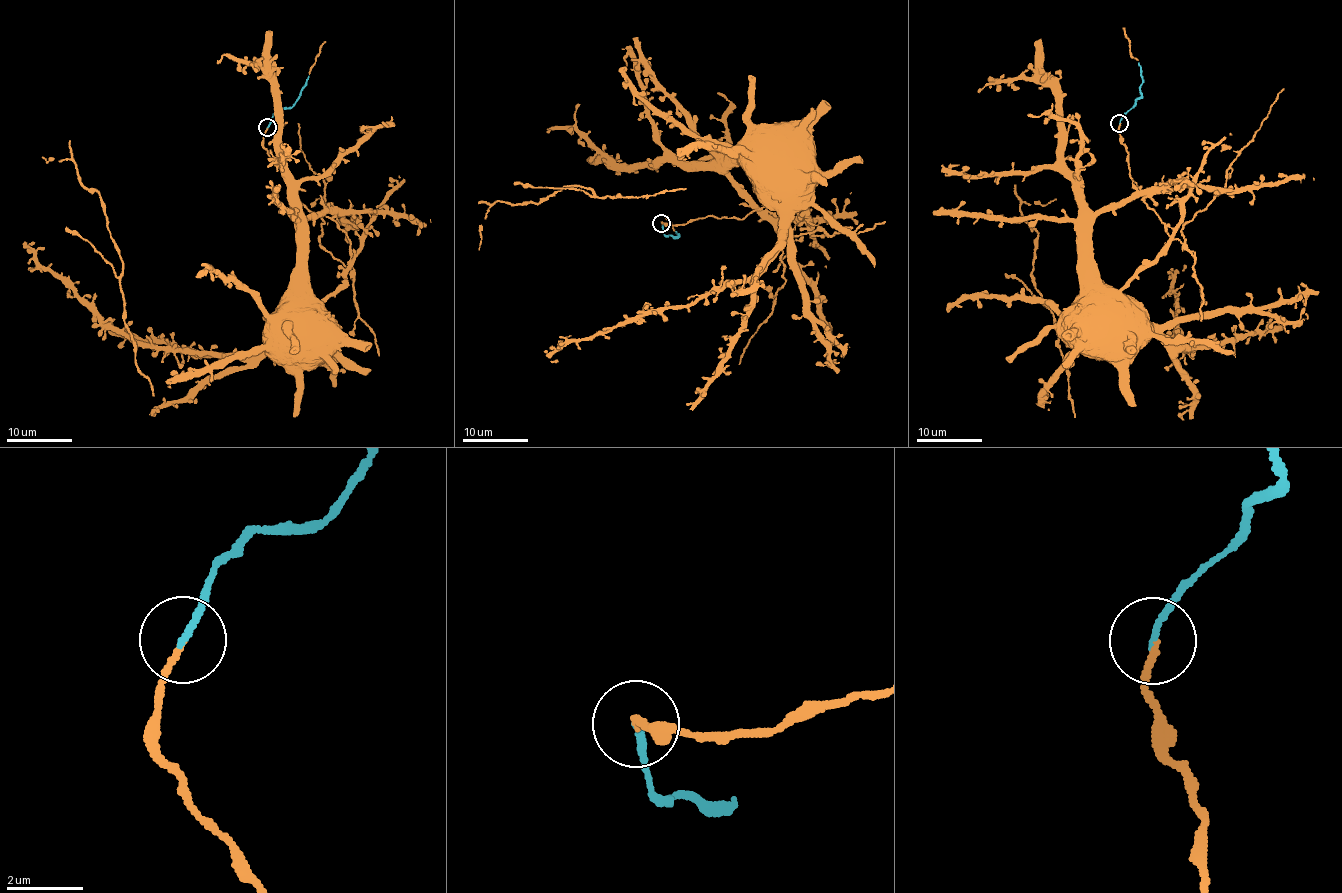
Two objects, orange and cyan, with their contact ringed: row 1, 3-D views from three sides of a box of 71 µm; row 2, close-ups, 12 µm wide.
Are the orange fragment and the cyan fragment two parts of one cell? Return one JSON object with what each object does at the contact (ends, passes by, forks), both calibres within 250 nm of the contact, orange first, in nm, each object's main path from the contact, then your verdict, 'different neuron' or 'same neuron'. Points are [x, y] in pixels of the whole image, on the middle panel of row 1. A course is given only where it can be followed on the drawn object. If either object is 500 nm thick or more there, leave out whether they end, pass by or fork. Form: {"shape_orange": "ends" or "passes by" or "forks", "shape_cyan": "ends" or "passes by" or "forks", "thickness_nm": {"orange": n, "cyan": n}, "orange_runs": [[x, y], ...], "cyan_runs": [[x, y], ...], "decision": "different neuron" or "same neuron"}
{"shape_orange": "ends", "shape_cyan": "ends", "thickness_nm": {"orange": 150, "cyan": 150}, "orange_runs": [[661, 223], [685, 224], [708, 215], [742, 219], [752, 208], [727, 168], [746, 162], [796, 203], [792, 195]], "cyan_runs": [[661, 223], [668, 236], [678, 237], [676, 231]], "decision": "same neuron"}

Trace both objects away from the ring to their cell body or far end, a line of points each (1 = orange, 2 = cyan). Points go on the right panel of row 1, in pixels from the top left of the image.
1: (1119, 123), (1129, 175), (1146, 194), (1091, 219), (1091, 258), (1103, 282), (1136, 305), (1145, 318), (1136, 322)
2: (1119, 123), (1141, 96), (1139, 87), (1142, 78), (1138, 62)

